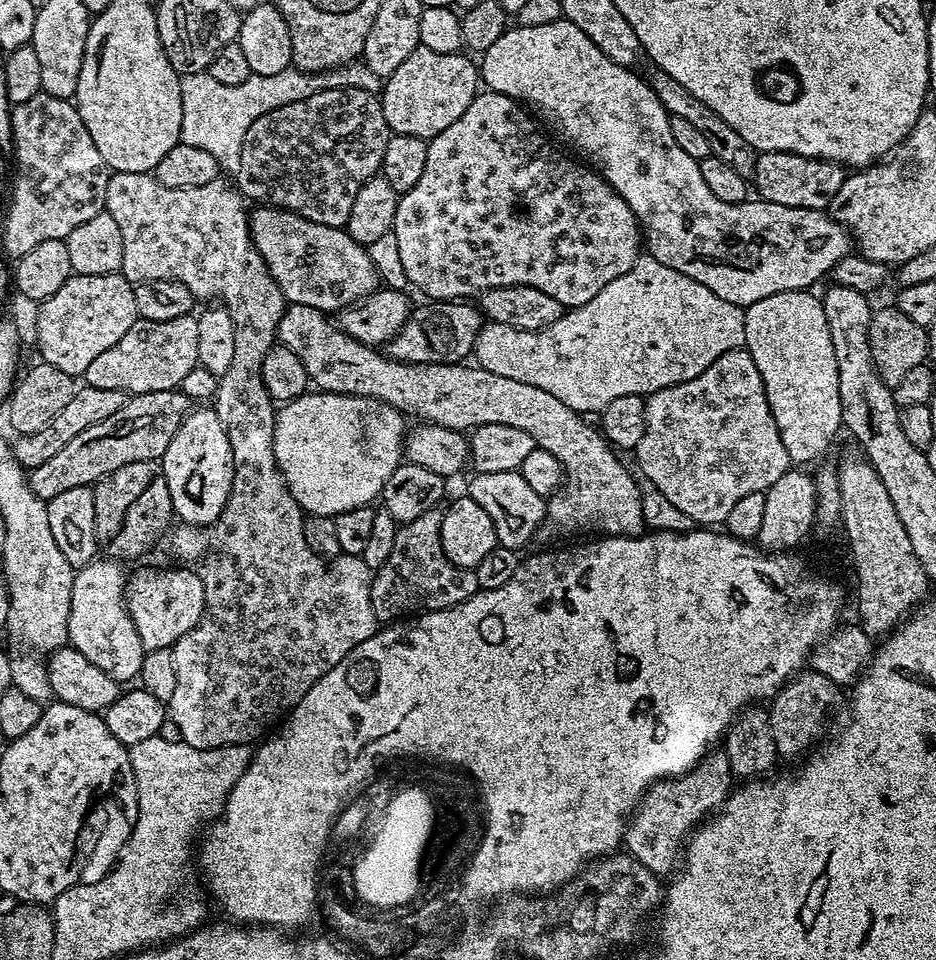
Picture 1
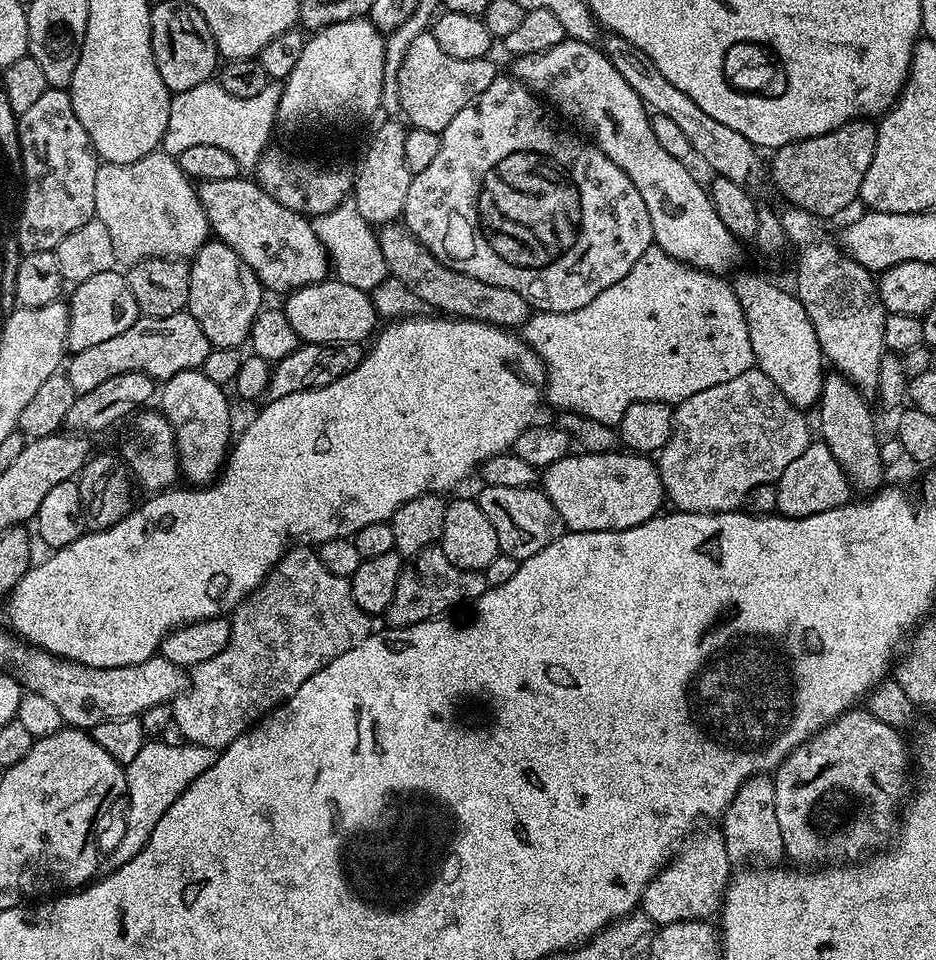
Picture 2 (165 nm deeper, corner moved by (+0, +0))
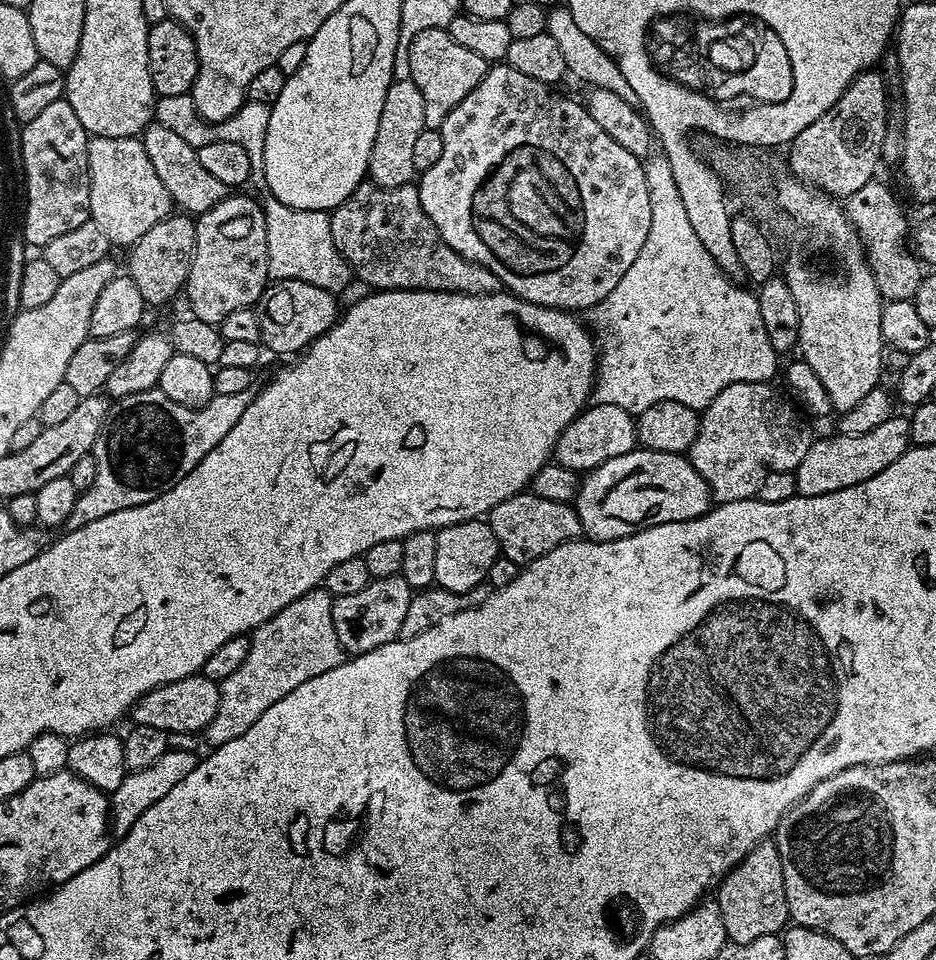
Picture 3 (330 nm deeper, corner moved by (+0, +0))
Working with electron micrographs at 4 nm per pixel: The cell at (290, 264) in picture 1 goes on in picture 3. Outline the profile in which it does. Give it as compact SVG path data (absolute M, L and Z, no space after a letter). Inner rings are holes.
M153 122L144 129L142 139L146 154L150 158L150 162L153 163L158 178L162 178L162 186L166 186L173 205L181 213L199 214L205 212L229 196L230 189L222 182L218 182L218 178L213 178L204 169L202 162L198 162L196 149L191 148L186 142L182 142L182 138L178 138L178 134L174 134L174 130L166 130L166 126Z

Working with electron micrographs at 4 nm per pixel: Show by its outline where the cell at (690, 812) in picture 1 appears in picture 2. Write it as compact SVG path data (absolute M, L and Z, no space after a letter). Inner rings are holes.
M720 830L699 832L689 835L676 855L646 886L642 912L657 926L683 924L685 920L708 920L719 913L724 903L724 892L734 872L732 859L726 850L724 833Z

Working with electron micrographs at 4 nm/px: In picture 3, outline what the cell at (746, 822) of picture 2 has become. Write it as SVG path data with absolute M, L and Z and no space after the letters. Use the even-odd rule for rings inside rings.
M775 843L756 844L754 850L750 850L750 854L720 881L714 899L720 905L722 922L731 943L749 944L754 938L783 933L790 917L782 878L782 858Z

